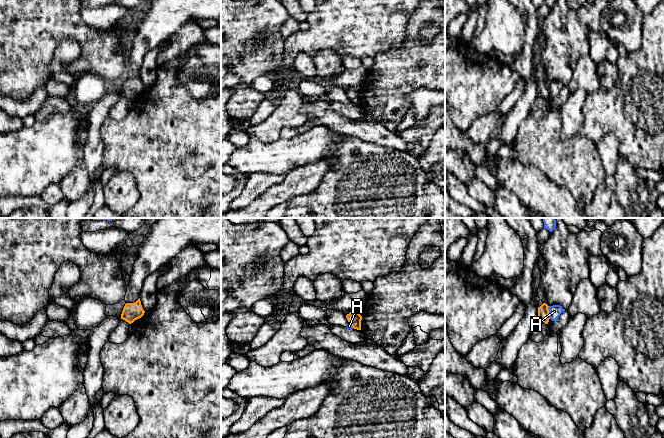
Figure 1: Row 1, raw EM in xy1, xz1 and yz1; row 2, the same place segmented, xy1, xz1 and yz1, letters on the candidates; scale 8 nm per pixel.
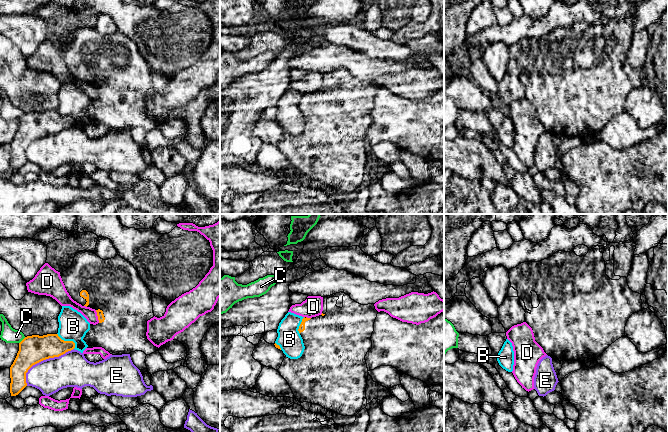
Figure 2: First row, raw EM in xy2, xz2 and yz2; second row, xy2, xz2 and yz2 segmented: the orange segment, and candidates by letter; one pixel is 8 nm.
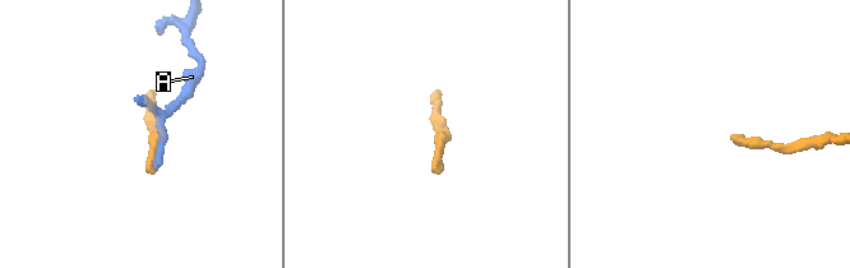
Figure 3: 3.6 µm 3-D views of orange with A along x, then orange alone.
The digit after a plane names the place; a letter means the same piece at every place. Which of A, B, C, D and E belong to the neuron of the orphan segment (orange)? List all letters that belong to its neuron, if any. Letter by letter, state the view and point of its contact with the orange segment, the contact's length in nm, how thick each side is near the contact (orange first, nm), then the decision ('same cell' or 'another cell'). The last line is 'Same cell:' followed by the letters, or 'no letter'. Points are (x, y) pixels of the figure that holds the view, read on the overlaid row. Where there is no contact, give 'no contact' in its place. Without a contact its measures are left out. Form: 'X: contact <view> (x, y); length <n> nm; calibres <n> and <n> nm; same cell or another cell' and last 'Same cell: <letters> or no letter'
A: contact yz1 (548, 312); length 110 nm; calibres 100 and 100 nm; another cell
B: contact xy2 (67, 341); length 190 nm; calibres 220 and 240 nm; another cell
C: contact xy2 (22, 340); length 80 nm; calibres 220 and 120 nm; another cell
D: contact xy2 (98, 316); length 110 nm; calibres 60 and 100 nm; another cell
E: contact xy2 (43, 359); length 480 nm; calibres 220 and 280 nm; another cell
Same cell: no letter

